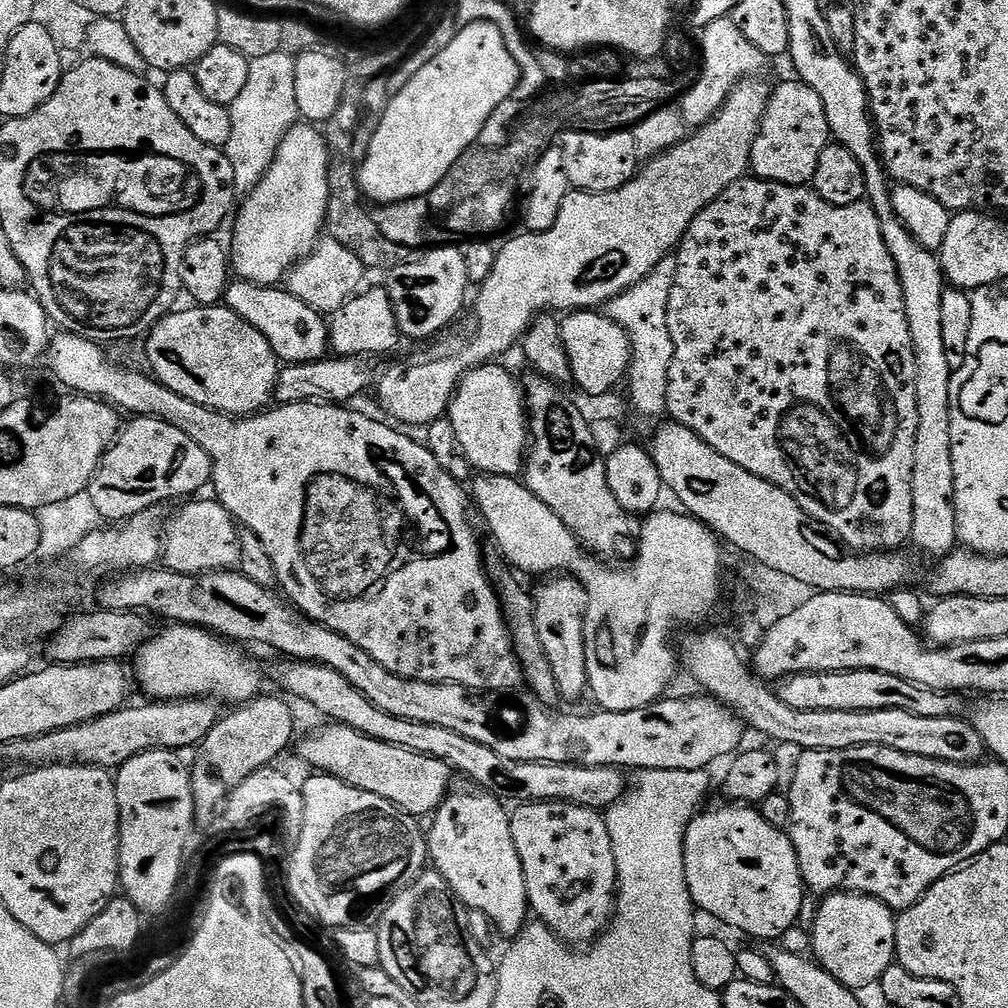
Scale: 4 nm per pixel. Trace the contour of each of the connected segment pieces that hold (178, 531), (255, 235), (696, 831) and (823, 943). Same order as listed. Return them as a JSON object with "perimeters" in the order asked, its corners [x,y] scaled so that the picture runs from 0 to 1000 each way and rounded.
{"perimeters":[[[[191,495],[176,512],[166,513],[161,524],[161,560],[177,569],[197,567],[220,567],[230,565],[238,559],[236,554],[235,517],[218,501],[217,496]]],[[[296,121],[286,128],[268,169],[258,184],[245,191],[241,198],[232,214],[234,227],[228,241],[229,265],[237,277],[247,278],[250,282],[277,283],[298,259],[313,248],[322,229],[325,146],[320,130],[306,121]]],[[[718,796],[715,802],[698,805],[691,805],[679,823],[679,862],[688,898],[695,906],[703,905],[708,912],[715,913],[750,933],[773,934],[780,923],[791,920],[800,886],[786,832],[779,822],[760,815],[750,800],[737,796]]],[[[834,883],[816,890],[804,928],[804,944],[810,955],[846,982],[861,980],[864,976],[866,979],[889,952],[889,909],[886,902],[853,885]]]]}

